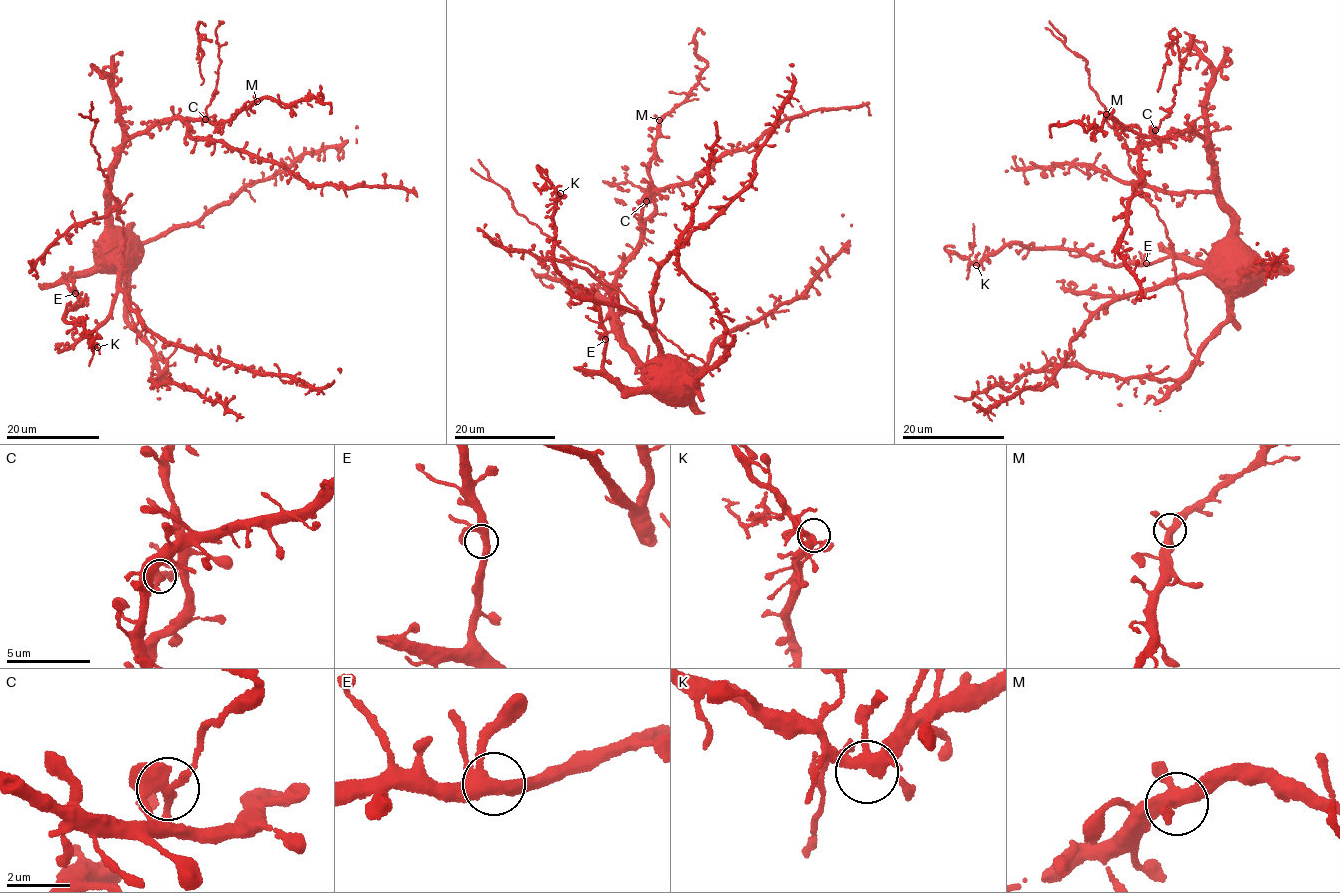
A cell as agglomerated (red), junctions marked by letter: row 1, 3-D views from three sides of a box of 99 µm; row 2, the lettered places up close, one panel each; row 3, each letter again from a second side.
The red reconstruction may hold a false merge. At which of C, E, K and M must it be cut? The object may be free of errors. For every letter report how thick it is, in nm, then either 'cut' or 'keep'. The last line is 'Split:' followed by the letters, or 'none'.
C: 360 nm | cut
E: 380 nm | keep
K: 320 nm | keep
M: 340 nm | keep
Split: C

